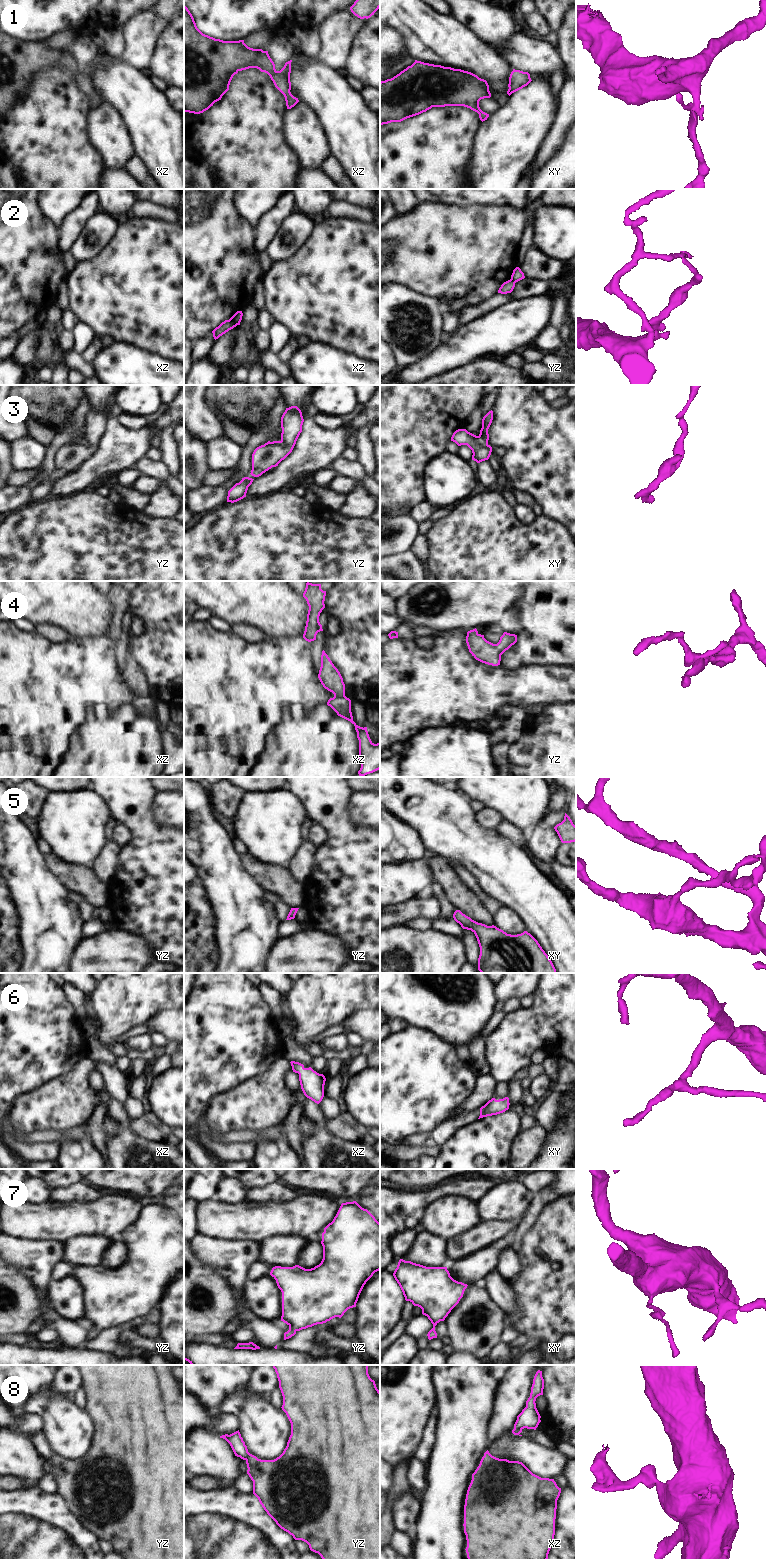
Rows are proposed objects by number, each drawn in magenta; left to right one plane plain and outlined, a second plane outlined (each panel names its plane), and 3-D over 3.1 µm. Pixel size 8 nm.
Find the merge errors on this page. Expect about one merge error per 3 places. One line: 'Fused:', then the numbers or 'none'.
Fused: 2, 8

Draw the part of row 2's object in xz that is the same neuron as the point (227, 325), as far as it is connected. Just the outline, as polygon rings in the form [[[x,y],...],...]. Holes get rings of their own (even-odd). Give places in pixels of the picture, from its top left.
[[[225,320],[212,331],[214,339],[218,339],[220,336],[222,336],[223,334],[225,334],[236,326],[237,325],[232,323],[230,320]]]

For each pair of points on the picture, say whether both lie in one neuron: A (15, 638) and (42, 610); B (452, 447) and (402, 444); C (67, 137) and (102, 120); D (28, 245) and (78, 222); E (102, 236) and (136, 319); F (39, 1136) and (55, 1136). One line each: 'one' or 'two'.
A: two
B: two
C: two
D: two
E: two
F: one

